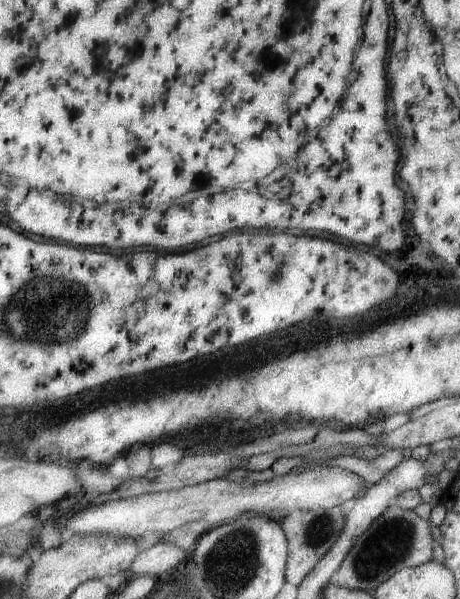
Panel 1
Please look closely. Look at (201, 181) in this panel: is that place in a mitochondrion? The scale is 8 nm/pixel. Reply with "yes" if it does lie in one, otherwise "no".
no

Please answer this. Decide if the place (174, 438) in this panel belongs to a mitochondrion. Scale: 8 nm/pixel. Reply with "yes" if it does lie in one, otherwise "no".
no

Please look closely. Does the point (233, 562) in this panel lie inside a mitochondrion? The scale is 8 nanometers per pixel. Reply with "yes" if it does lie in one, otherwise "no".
yes

